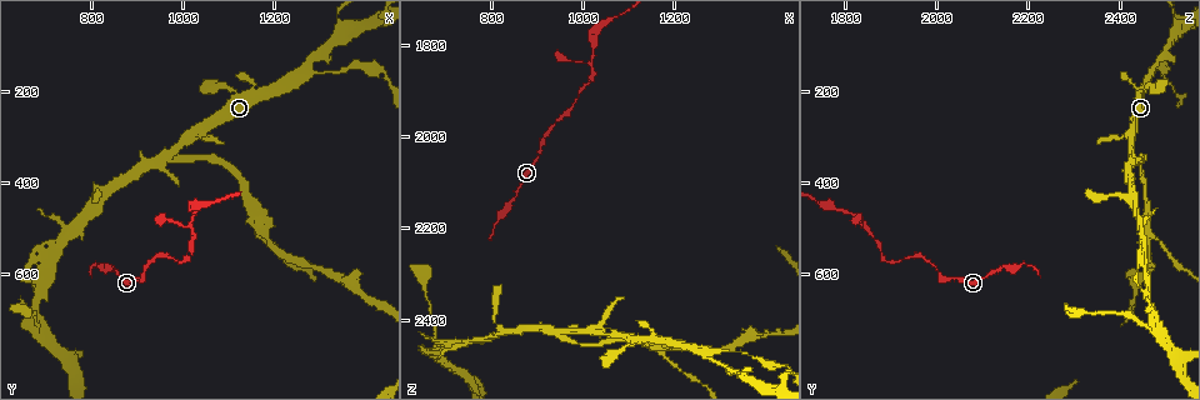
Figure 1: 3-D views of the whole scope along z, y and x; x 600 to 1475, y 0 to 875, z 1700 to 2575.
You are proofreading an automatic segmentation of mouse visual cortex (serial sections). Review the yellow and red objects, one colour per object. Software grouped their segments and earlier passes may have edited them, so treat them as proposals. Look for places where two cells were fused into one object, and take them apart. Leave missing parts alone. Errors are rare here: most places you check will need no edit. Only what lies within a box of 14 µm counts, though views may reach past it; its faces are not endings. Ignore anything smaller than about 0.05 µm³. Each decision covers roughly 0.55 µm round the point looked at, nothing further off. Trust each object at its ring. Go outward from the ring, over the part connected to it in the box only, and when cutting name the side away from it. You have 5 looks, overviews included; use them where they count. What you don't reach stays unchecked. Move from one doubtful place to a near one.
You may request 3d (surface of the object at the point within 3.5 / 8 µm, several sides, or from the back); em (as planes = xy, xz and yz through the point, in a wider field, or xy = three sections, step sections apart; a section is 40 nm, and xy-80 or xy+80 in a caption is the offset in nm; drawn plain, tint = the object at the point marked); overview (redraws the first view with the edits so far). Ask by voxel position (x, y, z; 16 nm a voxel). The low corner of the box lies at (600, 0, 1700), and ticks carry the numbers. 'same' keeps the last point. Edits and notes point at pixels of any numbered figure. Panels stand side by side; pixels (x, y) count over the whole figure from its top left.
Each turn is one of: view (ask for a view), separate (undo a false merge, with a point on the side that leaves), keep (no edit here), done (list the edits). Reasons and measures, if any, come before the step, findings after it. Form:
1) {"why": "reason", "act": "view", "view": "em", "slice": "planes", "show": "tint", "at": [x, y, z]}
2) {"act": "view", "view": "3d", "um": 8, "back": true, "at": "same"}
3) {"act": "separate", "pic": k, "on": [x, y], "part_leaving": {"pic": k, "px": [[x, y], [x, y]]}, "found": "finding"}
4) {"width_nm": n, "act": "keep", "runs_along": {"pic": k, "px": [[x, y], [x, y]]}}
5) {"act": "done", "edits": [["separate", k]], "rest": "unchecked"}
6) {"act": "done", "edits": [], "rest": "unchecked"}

{"why": "a fork", "act": "view", "view": "3d", "um": 3.5, "at": [1025, 505, 1855]}

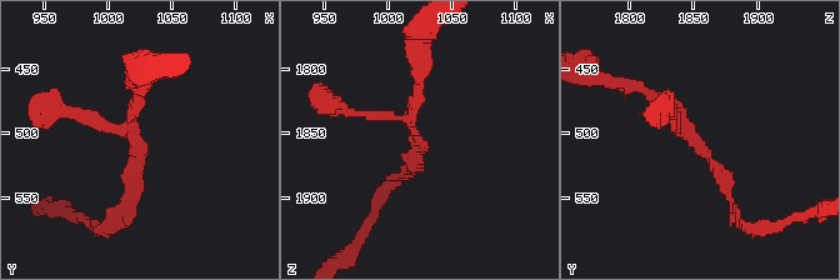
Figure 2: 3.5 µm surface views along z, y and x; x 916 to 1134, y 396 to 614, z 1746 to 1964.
{"act": "view", "view": "em", "slice": "xy", "step": 5, "show": "plain", "at": [1024, 508, 1854]}

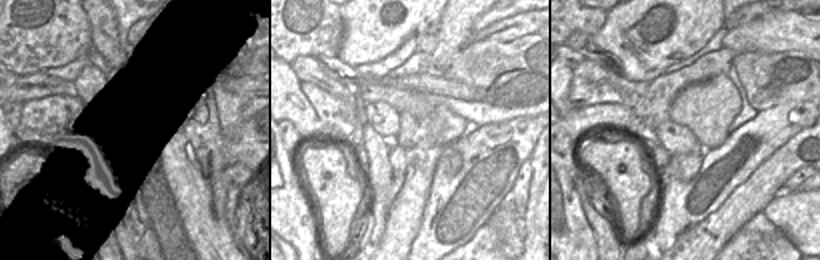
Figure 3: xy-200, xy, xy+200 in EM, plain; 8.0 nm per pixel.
{"act": "view", "view": "em", "slice": "xy", "step": 5, "show": "tint", "at": "same"}

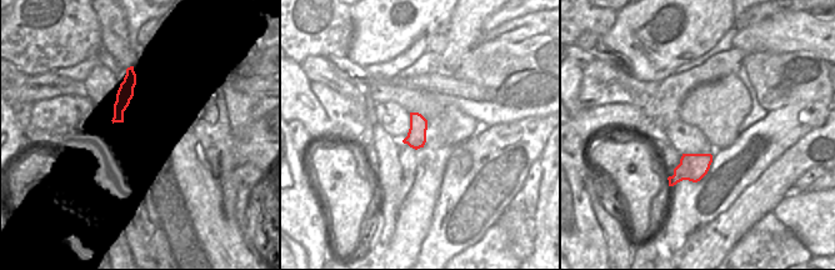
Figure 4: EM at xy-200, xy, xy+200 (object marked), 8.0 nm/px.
{"act": "separate", "pic": 2, "on": [80, 115], "part_leaving": {"pic": 2, "px": [[124, 125], [70, 109], [43, 109], [35, 121]]}, "found": "two cells meet here"}

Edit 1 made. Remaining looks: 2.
{"why": "arms part here", "act": "view", "view": "3d", "um": 3.5, "at": [955, 350, 2425]}

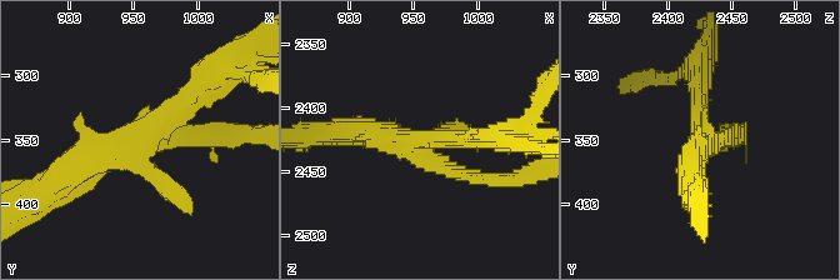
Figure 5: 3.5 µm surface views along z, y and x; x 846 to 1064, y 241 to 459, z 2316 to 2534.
{"why": "need the tissue", "act": "view", "view": "em", "slice": "xy", "step": 1, "show": "tint", "at": [950, 350, 2428]}

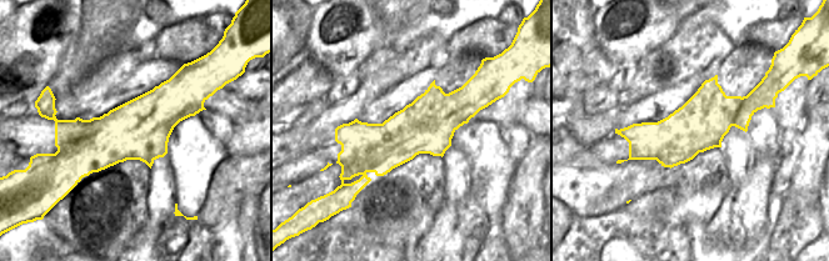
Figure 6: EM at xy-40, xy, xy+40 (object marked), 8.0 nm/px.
{"act": "separate", "pic": 5, "on": [193, 139], "part_leaving": {"pic": 5, "px": [[428, 158], [481, 180], [539, 170]]}, "found": "a second cell is stuck on"}

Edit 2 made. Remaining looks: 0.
{"act": "done", "edits": [["separate", 2], ["separate", 5]], "rest": "unchecked"}

